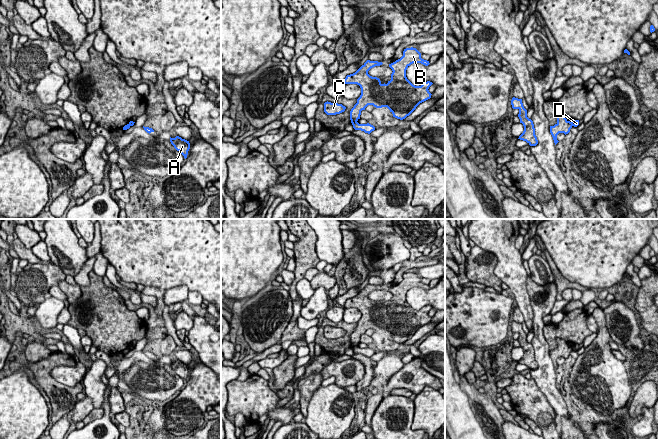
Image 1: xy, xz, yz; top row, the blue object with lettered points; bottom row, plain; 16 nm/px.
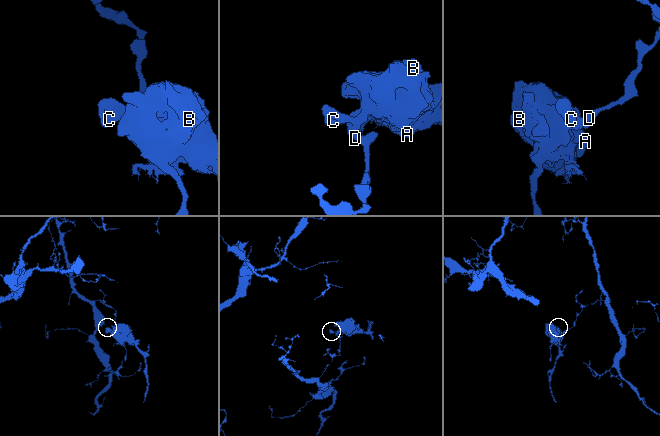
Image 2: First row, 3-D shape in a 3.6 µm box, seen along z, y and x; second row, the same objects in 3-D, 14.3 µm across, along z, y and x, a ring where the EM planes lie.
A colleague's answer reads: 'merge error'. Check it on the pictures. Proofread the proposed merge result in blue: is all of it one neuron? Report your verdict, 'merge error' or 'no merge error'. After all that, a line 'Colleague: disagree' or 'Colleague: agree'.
merge error
Colleague: agree

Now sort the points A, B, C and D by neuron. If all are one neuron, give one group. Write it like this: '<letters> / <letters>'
A B C / D

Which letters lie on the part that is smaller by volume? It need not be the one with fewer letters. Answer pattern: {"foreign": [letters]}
{"foreign": ["A", "B", "C"]}

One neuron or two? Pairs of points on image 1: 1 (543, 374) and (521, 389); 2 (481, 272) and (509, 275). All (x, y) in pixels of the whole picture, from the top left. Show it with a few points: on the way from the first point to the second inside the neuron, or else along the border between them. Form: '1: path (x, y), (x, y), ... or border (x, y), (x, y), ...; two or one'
1: border (531, 377), (547, 400); two
2: border (485, 251), (496, 257), (494, 274), (502, 282); two

